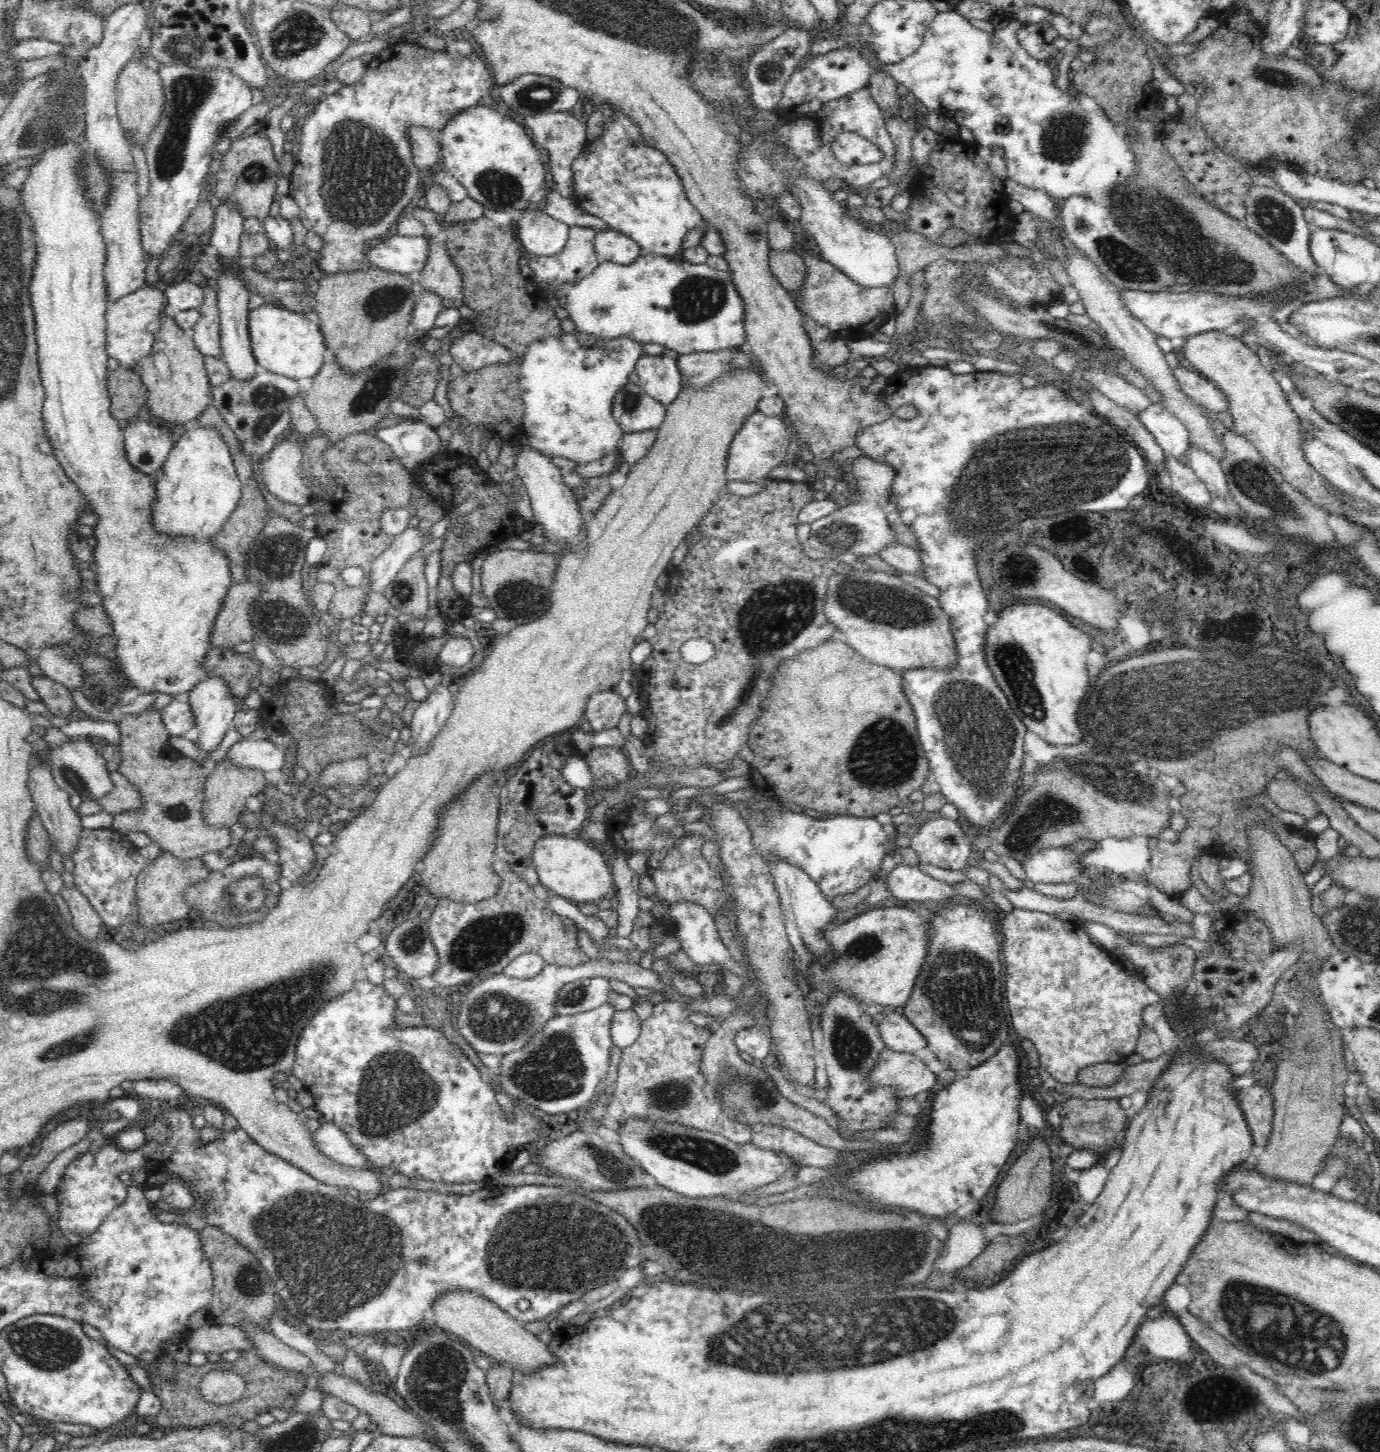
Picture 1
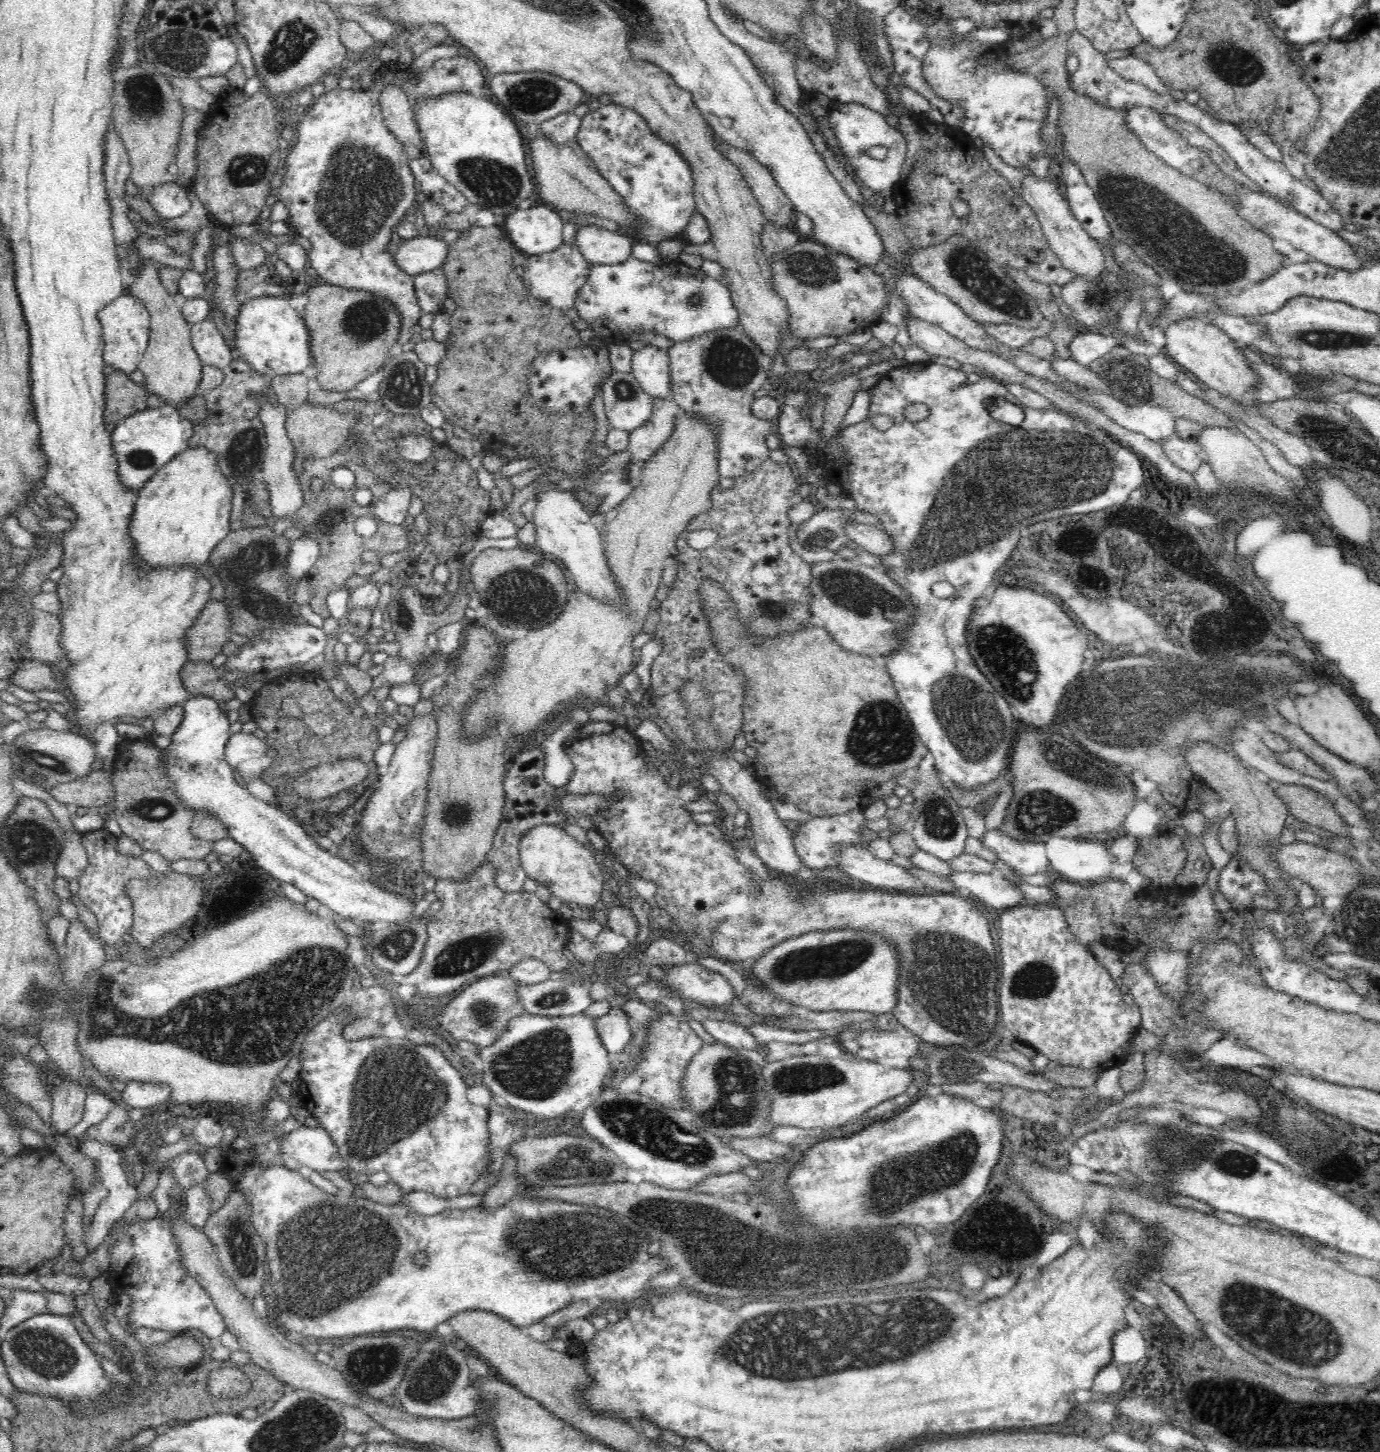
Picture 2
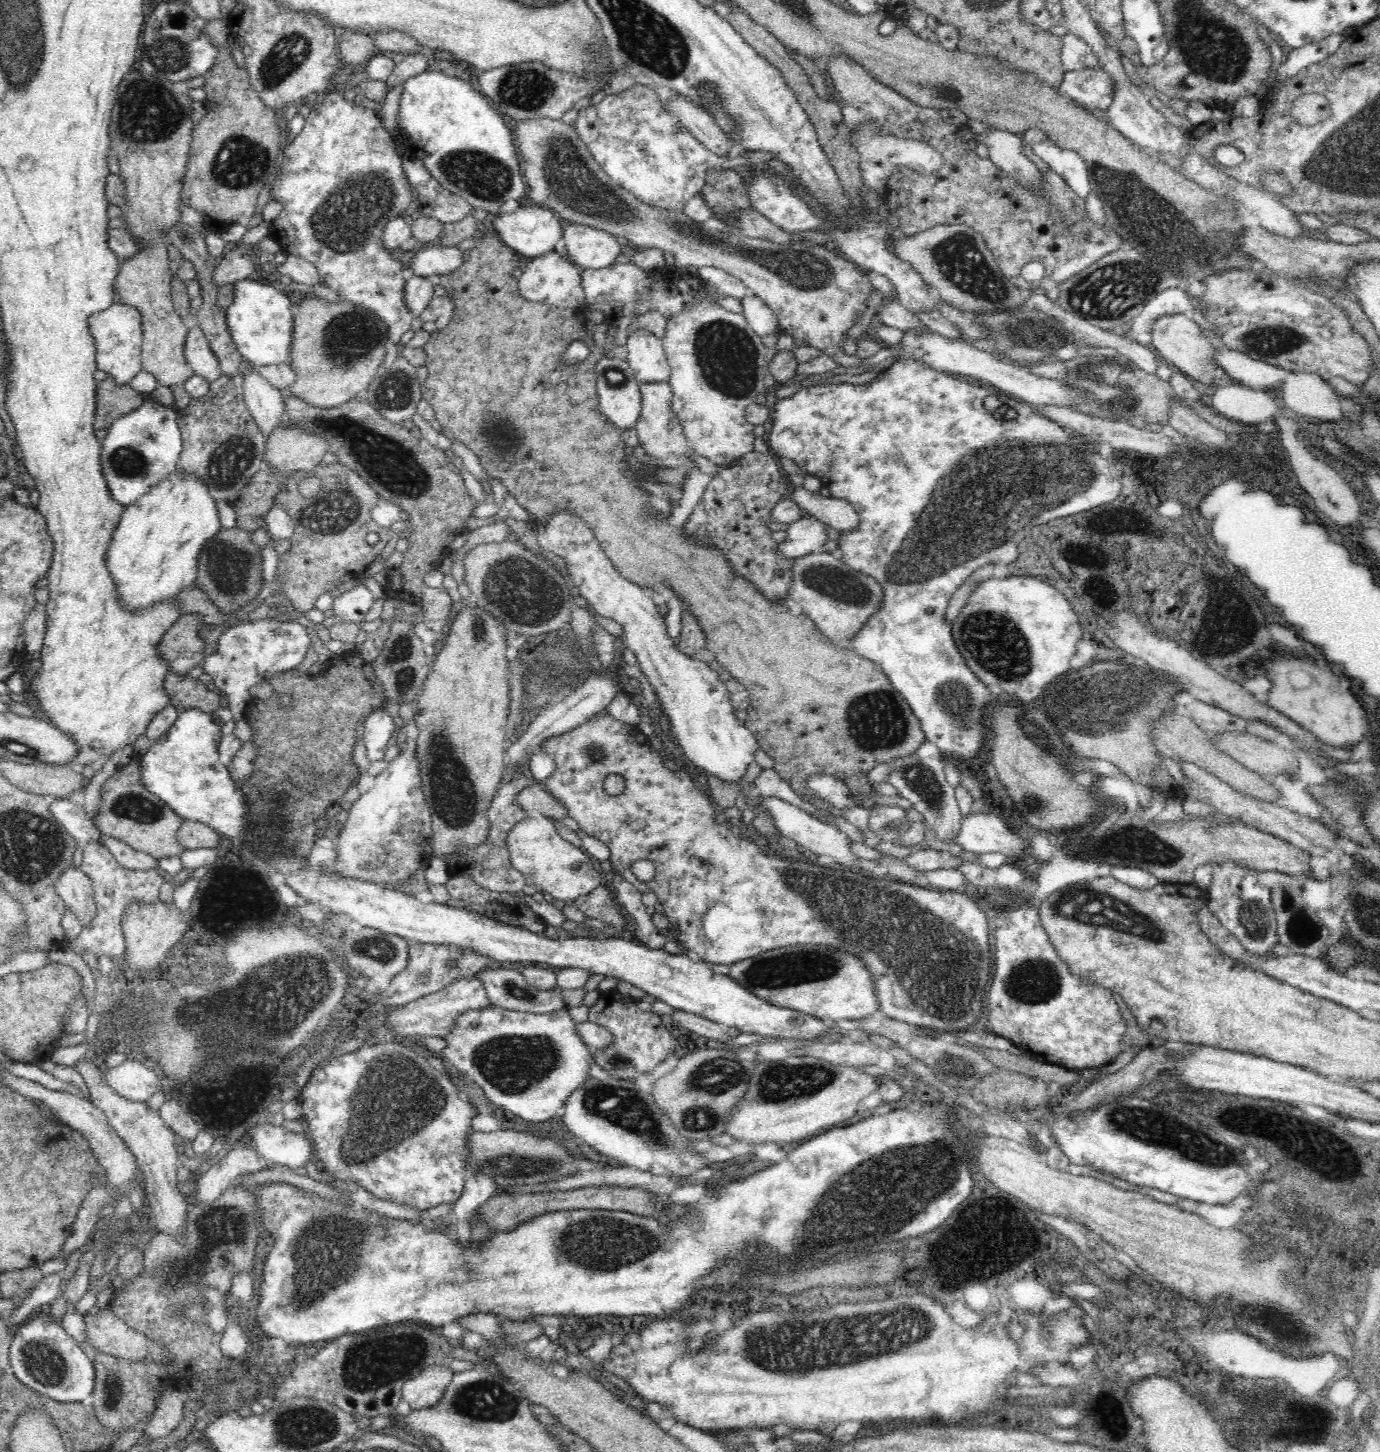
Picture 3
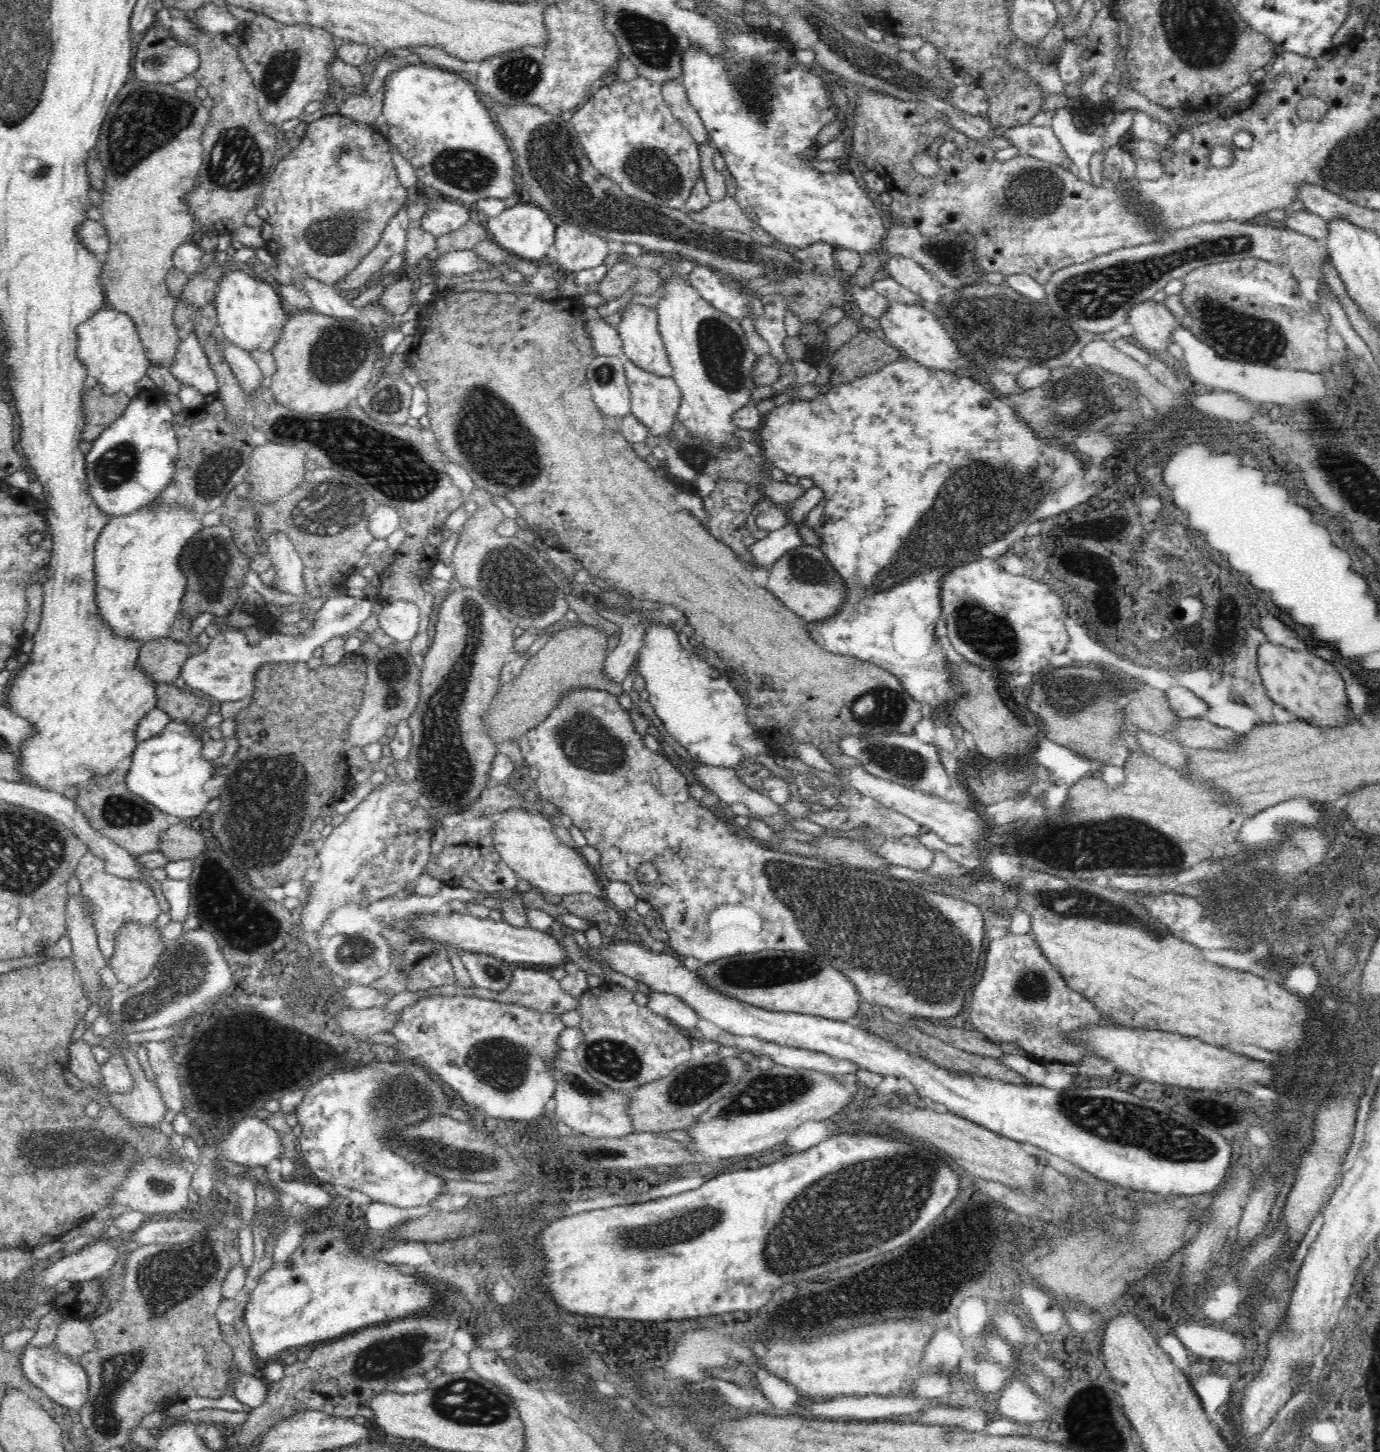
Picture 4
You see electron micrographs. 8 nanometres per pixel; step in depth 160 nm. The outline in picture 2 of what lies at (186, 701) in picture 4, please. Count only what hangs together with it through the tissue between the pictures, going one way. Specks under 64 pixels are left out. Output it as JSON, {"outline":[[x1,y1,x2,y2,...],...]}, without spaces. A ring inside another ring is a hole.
{"outline":[[187,662,182,666,180,676,184,686,186,687,187,694,190,696,209,696,214,700,217,700,221,704,235,698,234,690,232,689,233,683,230,676,224,673,221,669,215,668,211,665,211,662]]}

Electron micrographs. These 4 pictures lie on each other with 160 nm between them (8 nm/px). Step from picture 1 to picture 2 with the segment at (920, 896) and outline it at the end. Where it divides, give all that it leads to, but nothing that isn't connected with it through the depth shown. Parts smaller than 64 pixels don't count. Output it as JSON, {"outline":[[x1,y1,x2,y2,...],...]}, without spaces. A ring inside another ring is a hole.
{"outline":[[844,843,837,854,840,855,840,867,844,873,852,880,874,886,874,889,904,894,936,894,910,874,909,870,892,862,879,860,860,845]]}

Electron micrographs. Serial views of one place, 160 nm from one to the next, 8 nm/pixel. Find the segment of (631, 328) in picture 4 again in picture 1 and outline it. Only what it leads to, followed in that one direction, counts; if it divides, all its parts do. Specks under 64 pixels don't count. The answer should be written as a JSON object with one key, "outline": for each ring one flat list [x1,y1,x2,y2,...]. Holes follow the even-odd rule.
{"outline":[[642,355,635,366,639,386,663,406,670,406,681,394,682,374,676,359,662,355]]}

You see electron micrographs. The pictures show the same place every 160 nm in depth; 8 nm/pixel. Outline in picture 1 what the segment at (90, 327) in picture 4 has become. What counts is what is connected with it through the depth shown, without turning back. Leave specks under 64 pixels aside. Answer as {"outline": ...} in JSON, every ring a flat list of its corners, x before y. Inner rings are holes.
{"outline":[[144,285,136,292,108,304,105,312,107,355,116,358,120,367,132,369,138,366,142,359,151,354,154,337,160,330,161,316,166,312,166,306,168,301,165,292,150,285]]}

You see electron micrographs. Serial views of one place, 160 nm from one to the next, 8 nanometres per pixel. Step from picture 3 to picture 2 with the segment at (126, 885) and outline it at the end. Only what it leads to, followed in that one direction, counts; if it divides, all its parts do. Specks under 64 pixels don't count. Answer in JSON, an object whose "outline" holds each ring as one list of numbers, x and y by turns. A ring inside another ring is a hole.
{"outline":[[106,829,86,832,81,836,89,864,80,876,79,897,98,919,100,940,108,946,123,948,133,924,133,907,126,895,126,884,135,879,156,879,159,875,140,857,122,855,115,847,117,838]]}

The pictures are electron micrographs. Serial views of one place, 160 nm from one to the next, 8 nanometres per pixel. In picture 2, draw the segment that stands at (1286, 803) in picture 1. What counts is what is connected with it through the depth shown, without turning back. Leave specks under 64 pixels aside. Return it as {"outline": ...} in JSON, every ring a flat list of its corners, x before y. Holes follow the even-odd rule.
{"outline":[[1284,784,1276,785,1276,794,1287,801,1289,814,1298,820,1349,840,1349,824,1324,795,1310,787]]}

